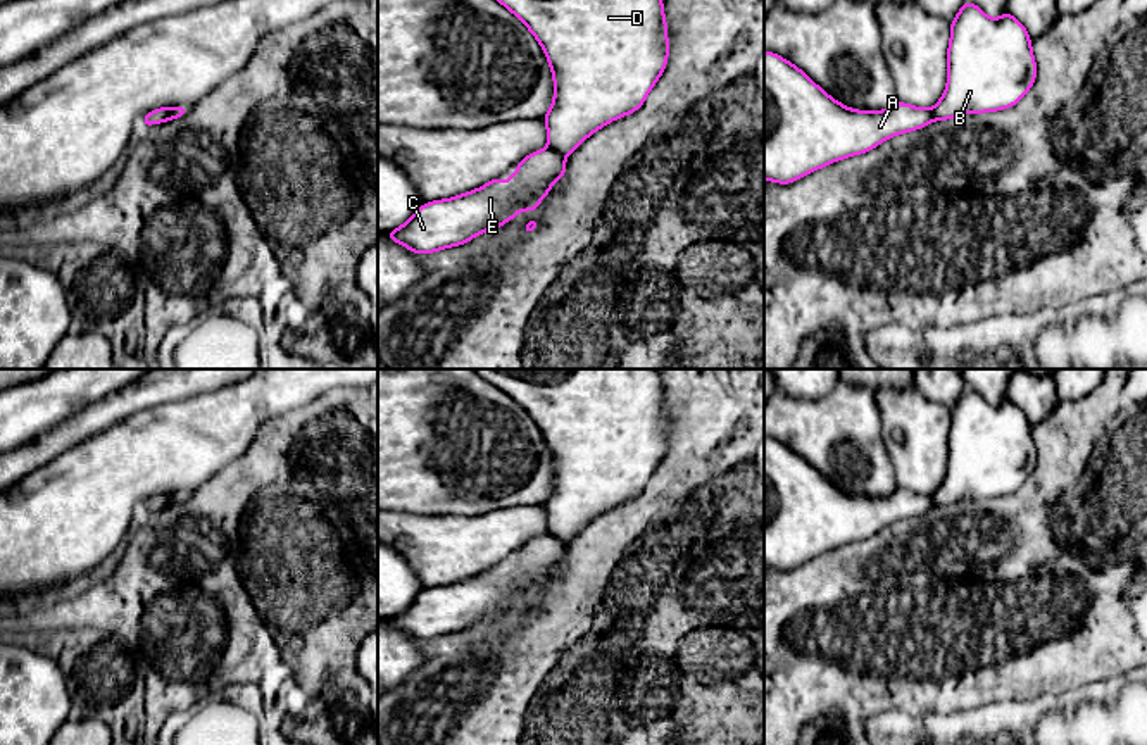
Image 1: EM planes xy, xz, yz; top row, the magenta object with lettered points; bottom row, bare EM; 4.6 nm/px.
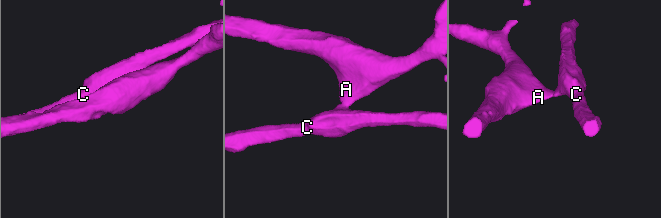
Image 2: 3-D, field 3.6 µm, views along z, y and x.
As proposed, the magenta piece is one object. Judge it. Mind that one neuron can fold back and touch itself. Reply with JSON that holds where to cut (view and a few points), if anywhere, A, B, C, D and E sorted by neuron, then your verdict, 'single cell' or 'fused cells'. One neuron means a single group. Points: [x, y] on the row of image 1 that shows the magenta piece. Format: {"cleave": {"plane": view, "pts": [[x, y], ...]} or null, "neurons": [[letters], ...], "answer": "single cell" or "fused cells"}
{"cleave": {"plane": "xz", "pts": [[549, 145], [564, 157]]}, "neurons": [["A", "D"], ["B", "C", "E"]], "answer": "fused cells"}

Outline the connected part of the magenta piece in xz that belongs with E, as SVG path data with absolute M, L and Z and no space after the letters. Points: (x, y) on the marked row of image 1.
M550 147L531 152L517 162L517 169L502 183L497 176L473 191L423 203L400 228L385 233L417 255L433 254L443 248L464 245L479 233L493 231L514 219L521 210L540 210L540 200L550 195L550 186L566 174L566 157Z

